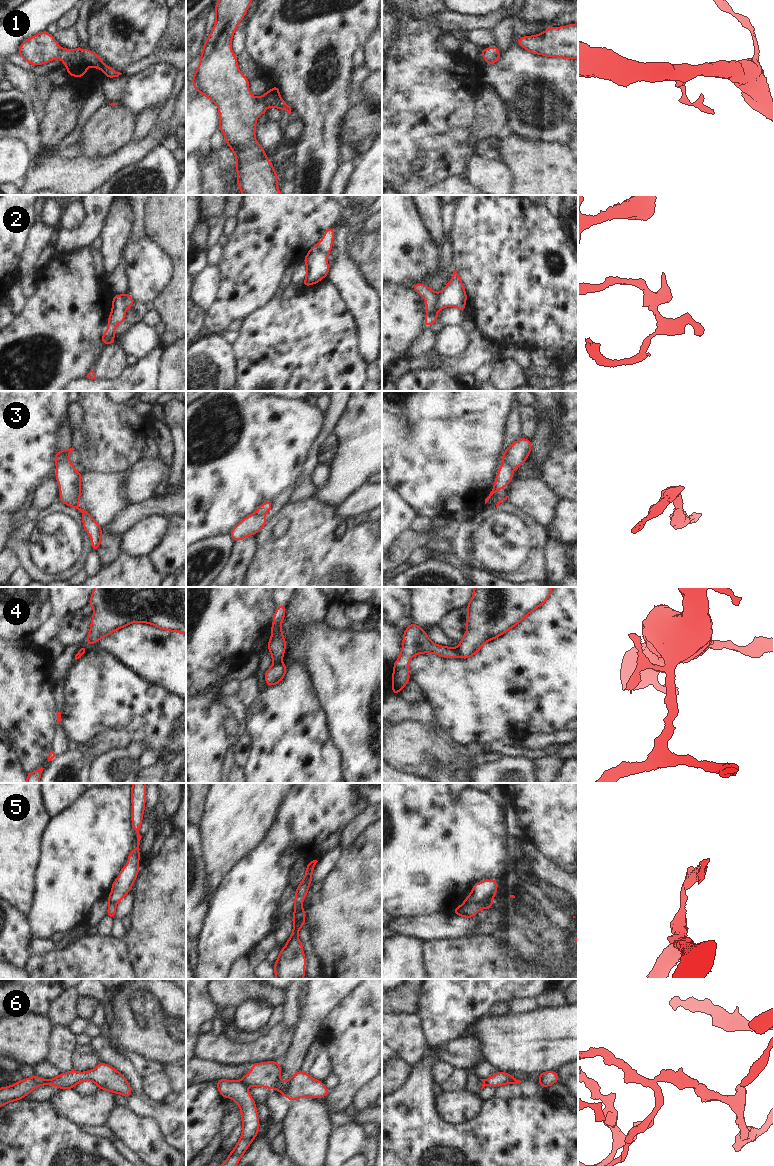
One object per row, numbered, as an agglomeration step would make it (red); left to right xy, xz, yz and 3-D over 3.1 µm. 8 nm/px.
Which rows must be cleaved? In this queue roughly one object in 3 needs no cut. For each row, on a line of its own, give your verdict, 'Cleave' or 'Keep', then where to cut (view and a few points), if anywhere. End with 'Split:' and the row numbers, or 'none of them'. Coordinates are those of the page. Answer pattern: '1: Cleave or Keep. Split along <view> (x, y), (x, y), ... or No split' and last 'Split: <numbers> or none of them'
1: Keep. No split
2: Cleave. Split along yz (439, 294), (438, 307), (427, 316)
3: Cleave. Split along yz (504, 452), (505, 462), (513, 469)
4: Cleave. Split along xz (280, 661), (274, 664)
5: Cleave. Split along yz (492, 896), (478, 902), (464, 903)
6: Cleave. Split along xz (240, 1081), (246, 1085)
Split: 2, 3, 4, 5, 6

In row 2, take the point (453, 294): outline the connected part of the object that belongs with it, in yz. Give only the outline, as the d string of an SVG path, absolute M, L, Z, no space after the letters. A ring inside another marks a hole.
M454 270L452 279L439 293L438 309L424 319L425 326L429 327L431 324L438 322L437 313L444 307L455 306L464 313L466 300L467 295L462 281L457 271Z

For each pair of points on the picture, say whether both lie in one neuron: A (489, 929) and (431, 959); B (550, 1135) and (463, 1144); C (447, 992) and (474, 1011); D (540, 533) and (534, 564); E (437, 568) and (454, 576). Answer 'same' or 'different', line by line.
A: different
B: same
C: same
D: same
E: same

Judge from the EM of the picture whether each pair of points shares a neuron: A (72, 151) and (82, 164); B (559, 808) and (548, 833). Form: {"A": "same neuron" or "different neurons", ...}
{"A": "different neurons", "B": "same neuron"}

